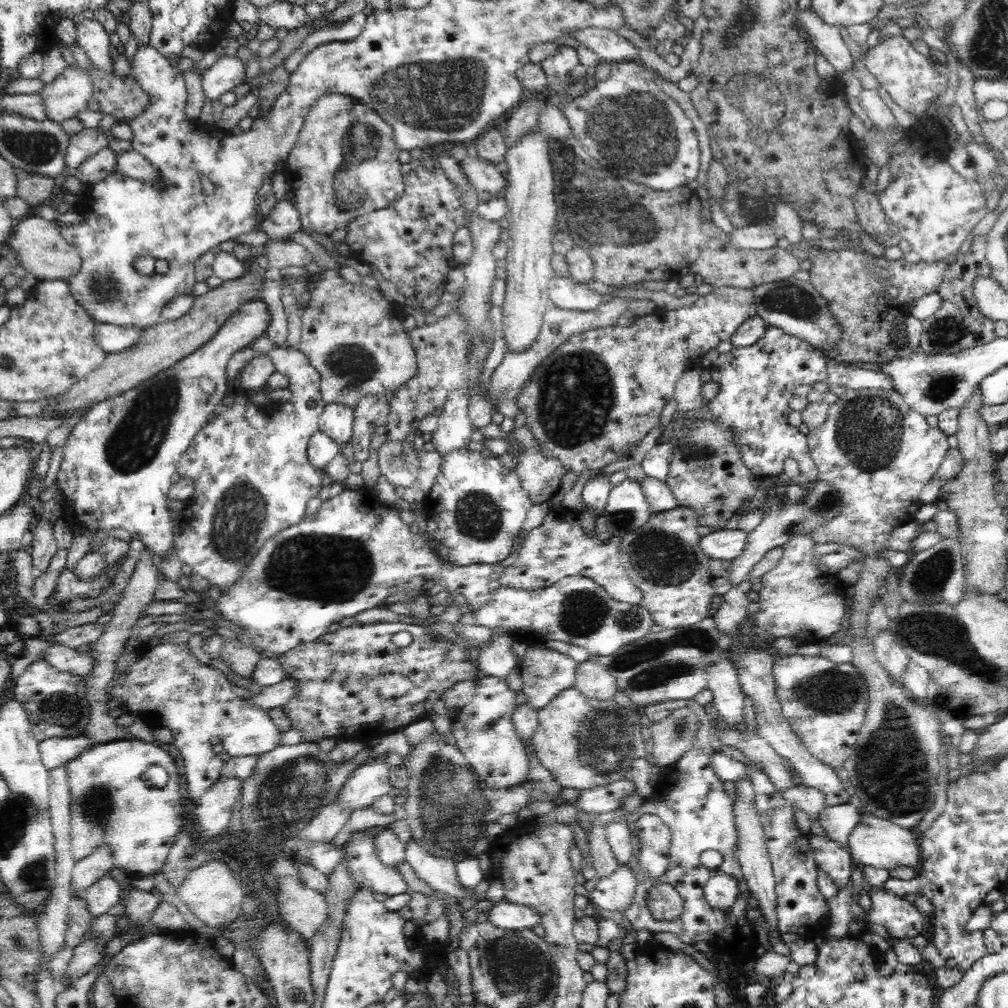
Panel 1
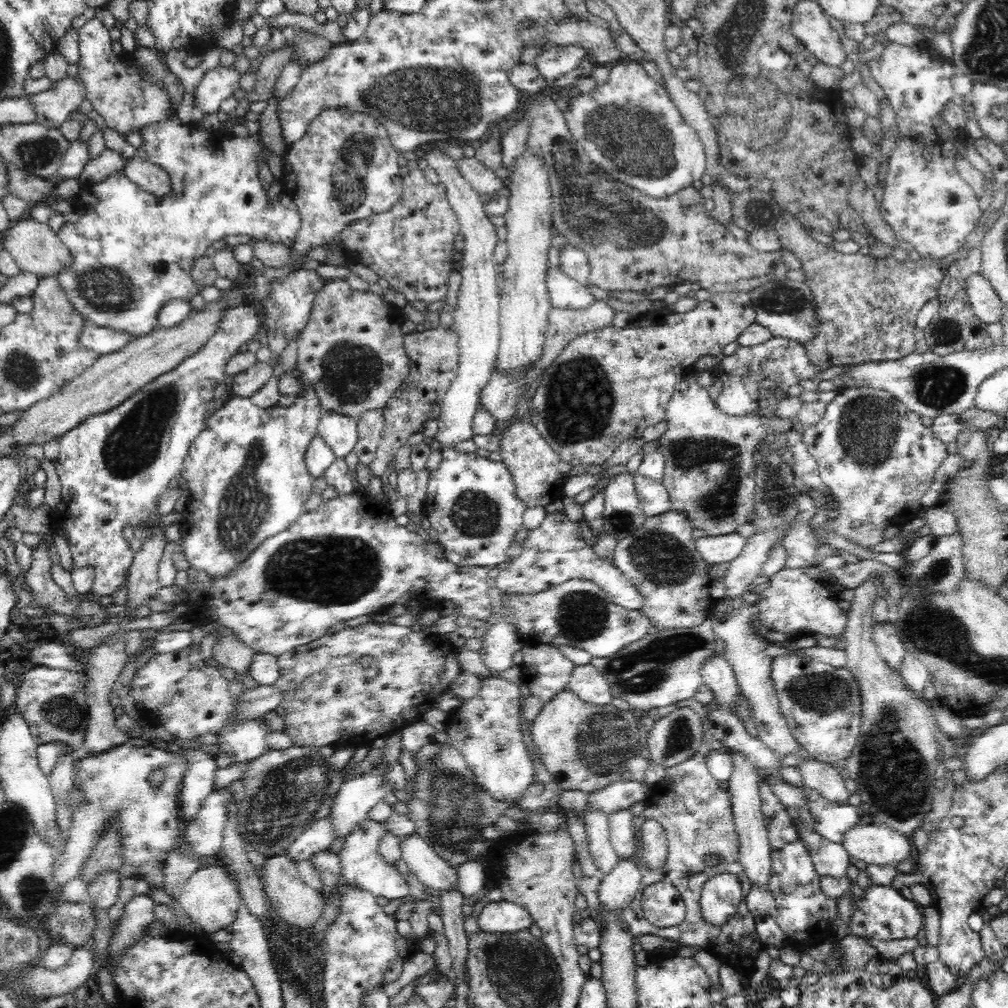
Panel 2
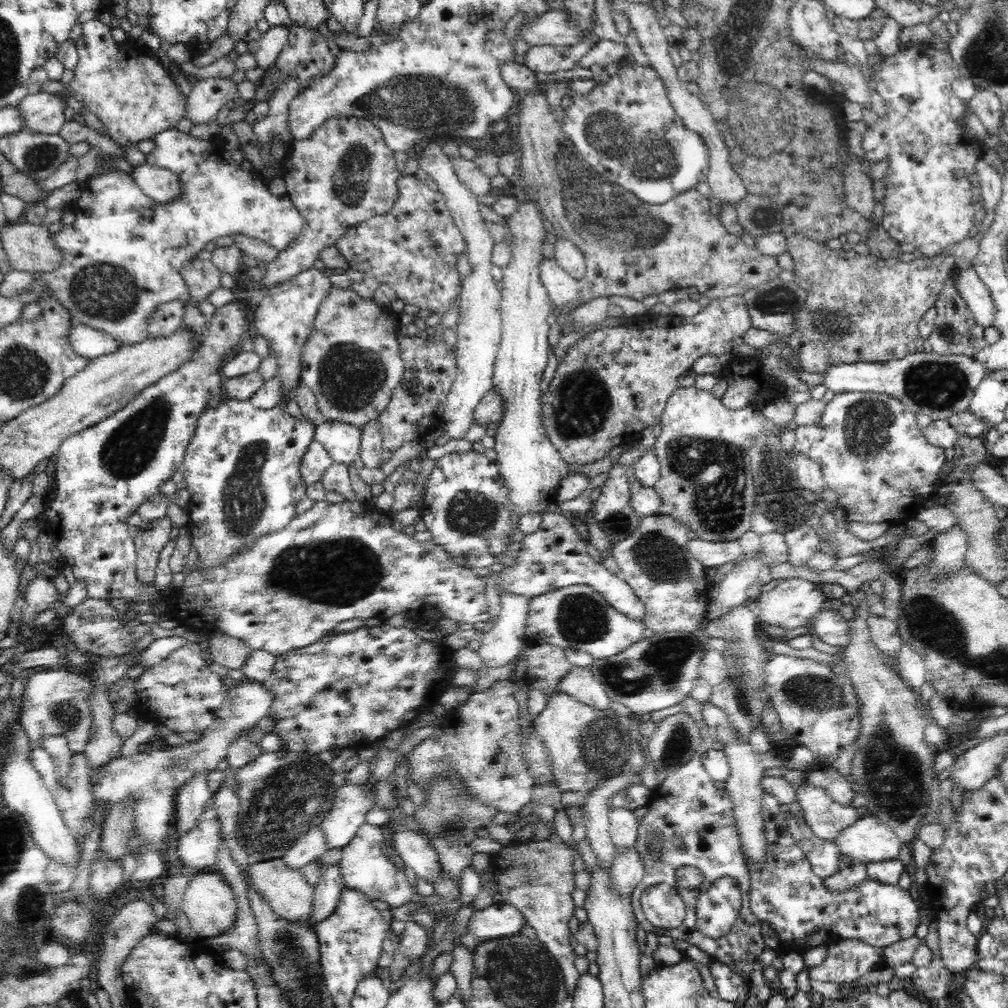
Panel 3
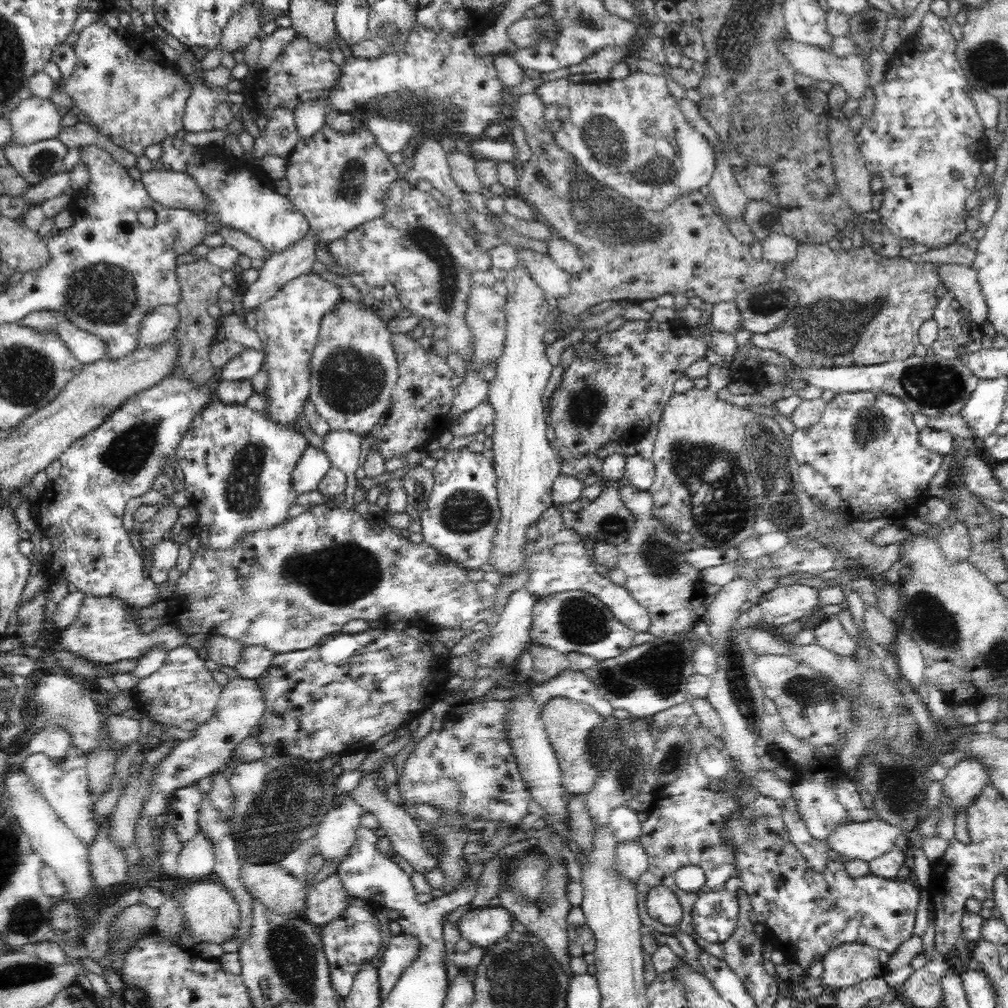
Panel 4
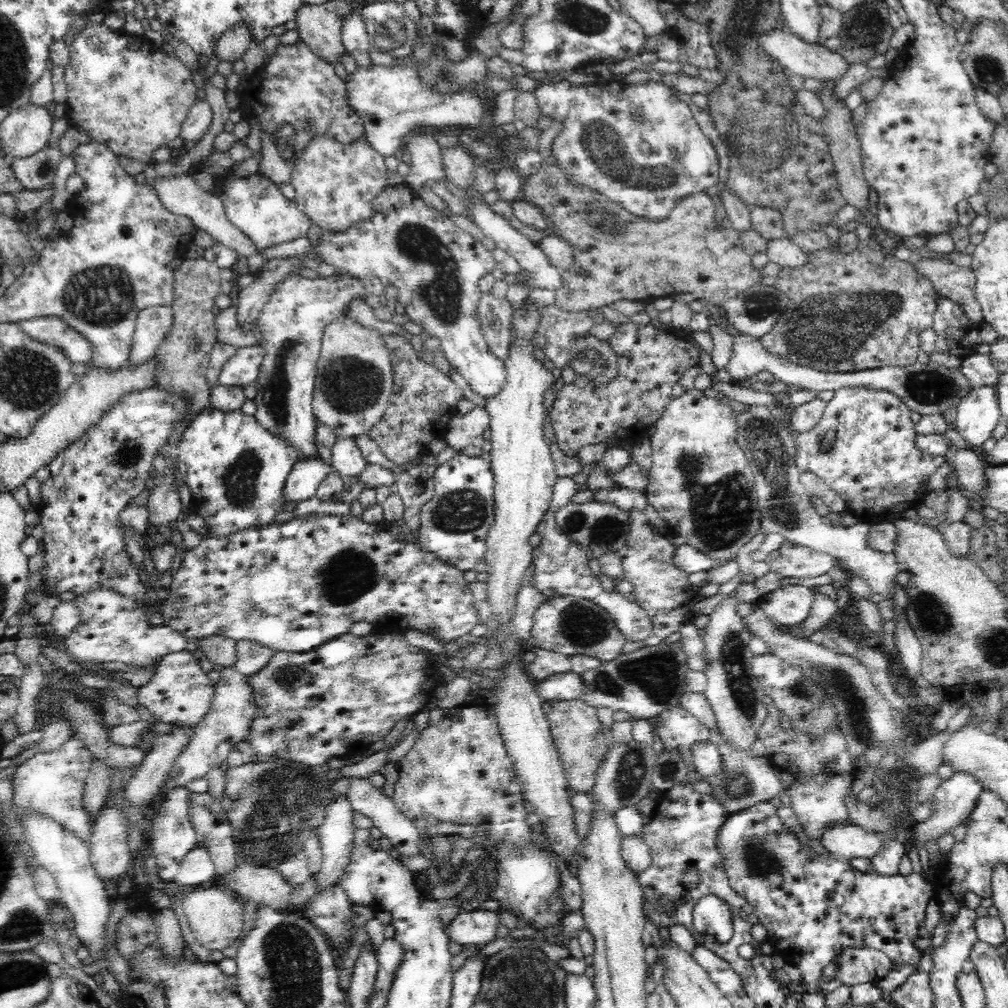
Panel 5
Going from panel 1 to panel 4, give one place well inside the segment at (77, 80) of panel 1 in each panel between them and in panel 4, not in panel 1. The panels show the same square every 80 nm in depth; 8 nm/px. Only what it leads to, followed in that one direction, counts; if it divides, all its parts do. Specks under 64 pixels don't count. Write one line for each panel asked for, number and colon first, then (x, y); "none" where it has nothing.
2: (52, 108)
3: (42, 112)
4: (35, 119)

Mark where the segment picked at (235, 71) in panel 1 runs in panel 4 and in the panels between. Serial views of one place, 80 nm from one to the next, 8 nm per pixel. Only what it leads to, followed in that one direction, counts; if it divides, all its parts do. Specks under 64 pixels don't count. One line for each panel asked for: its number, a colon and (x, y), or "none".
2: (219, 84)
3: (208, 96)
4: (200, 109)

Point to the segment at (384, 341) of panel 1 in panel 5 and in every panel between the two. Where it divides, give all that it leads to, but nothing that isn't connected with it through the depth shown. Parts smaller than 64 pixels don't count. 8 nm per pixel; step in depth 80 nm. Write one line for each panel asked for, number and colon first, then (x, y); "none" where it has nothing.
2: (352, 352)
3: (352, 363)
4: (354, 369)
5: (355, 377)

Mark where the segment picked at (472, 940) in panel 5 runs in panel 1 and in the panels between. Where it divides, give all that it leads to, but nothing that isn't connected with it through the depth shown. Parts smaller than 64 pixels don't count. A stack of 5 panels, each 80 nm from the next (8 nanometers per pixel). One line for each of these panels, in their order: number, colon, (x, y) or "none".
1: (506, 915)
2: (503, 916)
3: (500, 919)
4: (482, 927)

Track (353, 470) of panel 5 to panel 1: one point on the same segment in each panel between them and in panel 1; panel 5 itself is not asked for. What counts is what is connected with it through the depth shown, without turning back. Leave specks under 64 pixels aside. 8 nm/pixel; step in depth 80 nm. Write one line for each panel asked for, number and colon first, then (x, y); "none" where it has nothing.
1: (336, 421)
2: (339, 431)
3: (342, 441)
4: (343, 449)

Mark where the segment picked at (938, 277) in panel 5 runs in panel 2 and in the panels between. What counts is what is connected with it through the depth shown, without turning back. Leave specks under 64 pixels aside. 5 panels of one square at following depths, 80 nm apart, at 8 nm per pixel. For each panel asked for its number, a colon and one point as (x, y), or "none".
2: (984, 301)
3: (971, 288)
4: (961, 281)

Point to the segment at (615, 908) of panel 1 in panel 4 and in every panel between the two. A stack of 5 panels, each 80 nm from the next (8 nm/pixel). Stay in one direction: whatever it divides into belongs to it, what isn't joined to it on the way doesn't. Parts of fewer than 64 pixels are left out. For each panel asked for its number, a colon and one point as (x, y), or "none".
2: (617, 888)
3: (627, 869)
4: (632, 860)

